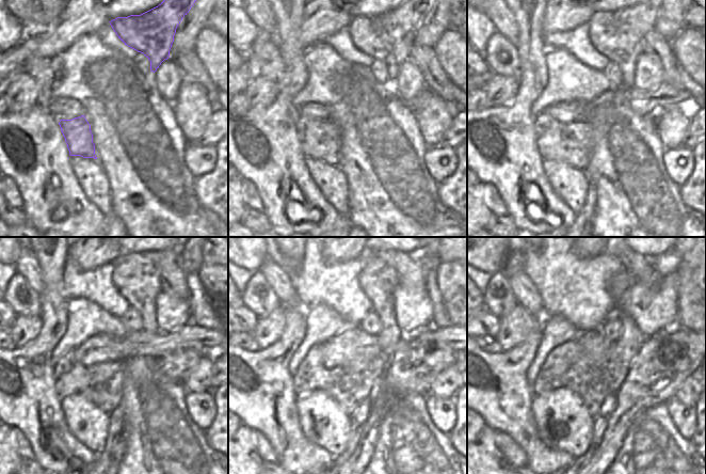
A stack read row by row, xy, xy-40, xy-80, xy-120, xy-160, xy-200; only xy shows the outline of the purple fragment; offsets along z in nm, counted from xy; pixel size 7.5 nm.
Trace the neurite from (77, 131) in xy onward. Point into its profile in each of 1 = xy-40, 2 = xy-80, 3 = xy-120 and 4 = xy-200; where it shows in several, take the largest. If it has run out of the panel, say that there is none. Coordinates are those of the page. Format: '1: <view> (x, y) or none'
1: xy-40 (319, 137)
2: xy-80 (570, 139)
3: xy-120 (98, 378)
4: xy-200 (571, 365)

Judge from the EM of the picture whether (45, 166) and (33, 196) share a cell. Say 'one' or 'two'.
one

